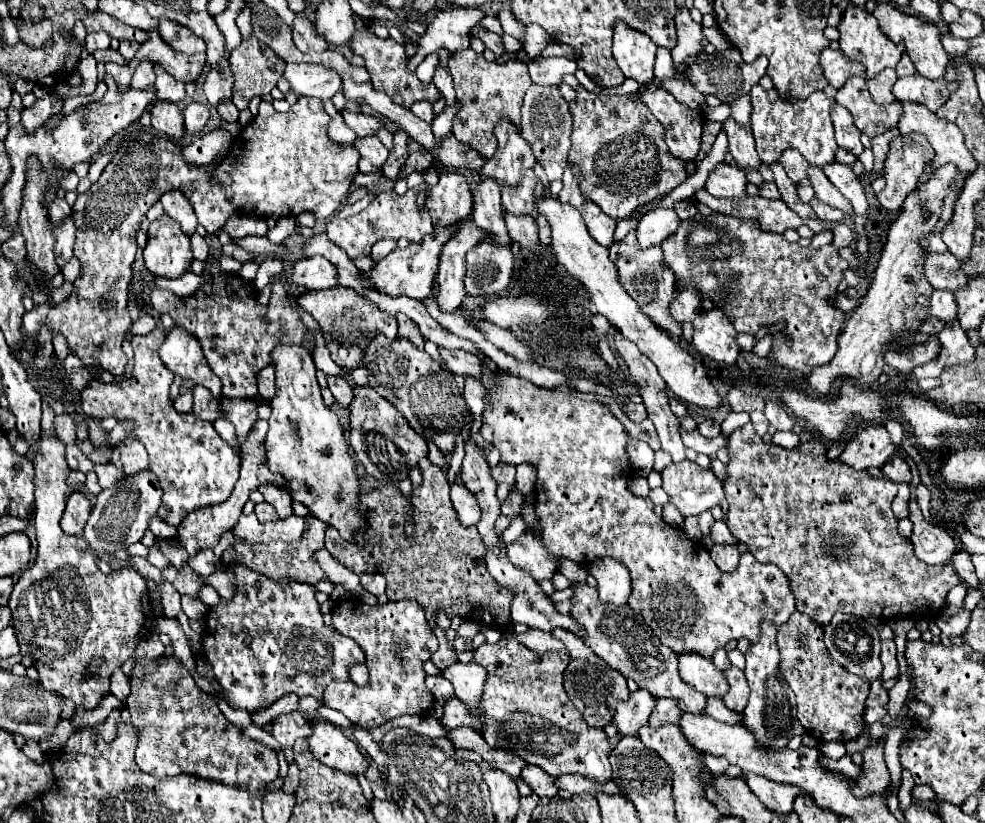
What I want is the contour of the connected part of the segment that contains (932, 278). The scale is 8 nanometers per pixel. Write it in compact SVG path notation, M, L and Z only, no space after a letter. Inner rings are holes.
M931 254L925 264L927 280L933 288L941 290L963 290L967 288L967 276L961 272L961 264L951 254Z

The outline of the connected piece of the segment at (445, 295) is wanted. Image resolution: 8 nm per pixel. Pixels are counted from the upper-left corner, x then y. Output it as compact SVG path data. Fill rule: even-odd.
M465 220L459 226L457 234L443 246L439 254L439 272L437 272L439 282L437 304L441 310L455 312L461 308L461 302L467 296L463 284L467 272L465 254L479 242L485 242L487 238L489 234L485 234L479 226L475 226L473 220Z

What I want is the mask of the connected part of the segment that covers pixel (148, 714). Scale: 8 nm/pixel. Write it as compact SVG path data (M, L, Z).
M167 656L159 670L145 678L133 668L131 680L133 686L125 706L131 712L131 724L139 732L135 762L143 772L155 778L189 774L239 786L247 792L267 790L267 786L277 780L279 764L275 752L265 744L249 740L235 724L227 722L215 700L201 692L187 670L173 658Z

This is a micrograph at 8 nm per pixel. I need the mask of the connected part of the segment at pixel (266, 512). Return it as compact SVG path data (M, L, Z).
M261 502L261 504L257 504L257 506L255 506L255 514L257 514L259 522L269 522L269 520L275 520L275 518L279 518L279 516L275 514L275 508L273 508L271 504L267 504L267 502Z

